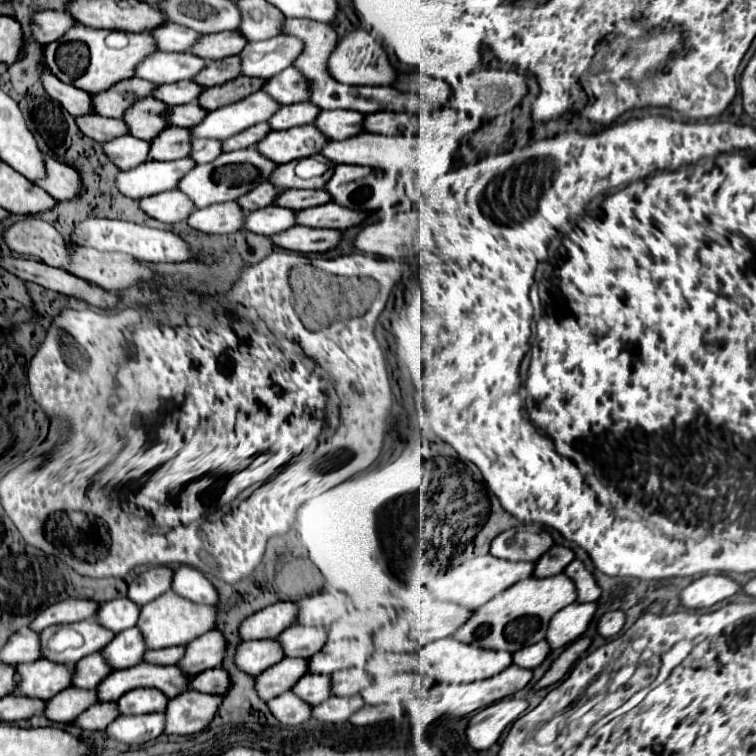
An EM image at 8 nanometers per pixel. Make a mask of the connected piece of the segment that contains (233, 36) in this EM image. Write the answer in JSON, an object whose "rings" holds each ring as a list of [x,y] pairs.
{"rings":[[[238,30],[208,34],[192,48],[192,54],[206,58],[206,60],[222,60],[228,56],[240,54],[242,48],[246,46],[246,42],[248,40]]]}

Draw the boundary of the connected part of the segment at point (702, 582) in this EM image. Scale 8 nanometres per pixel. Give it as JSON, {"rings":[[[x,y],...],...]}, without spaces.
{"rings":[[[708,574],[694,580],[688,588],[680,592],[680,602],[686,608],[710,608],[734,594],[738,594],[742,586],[726,574]]]}

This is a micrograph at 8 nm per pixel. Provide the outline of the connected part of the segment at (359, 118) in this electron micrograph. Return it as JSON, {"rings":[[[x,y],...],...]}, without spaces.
{"rings":[[[322,110],[314,124],[330,140],[346,140],[364,130],[364,114],[354,110]]]}

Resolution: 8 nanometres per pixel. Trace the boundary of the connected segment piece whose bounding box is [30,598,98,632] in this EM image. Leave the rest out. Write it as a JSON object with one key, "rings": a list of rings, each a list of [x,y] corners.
{"rings":[[[68,598],[64,602],[48,606],[42,614],[34,618],[30,628],[34,628],[36,632],[42,632],[48,626],[64,626],[80,620],[90,620],[96,616],[96,612],[98,612],[98,602]]]}

